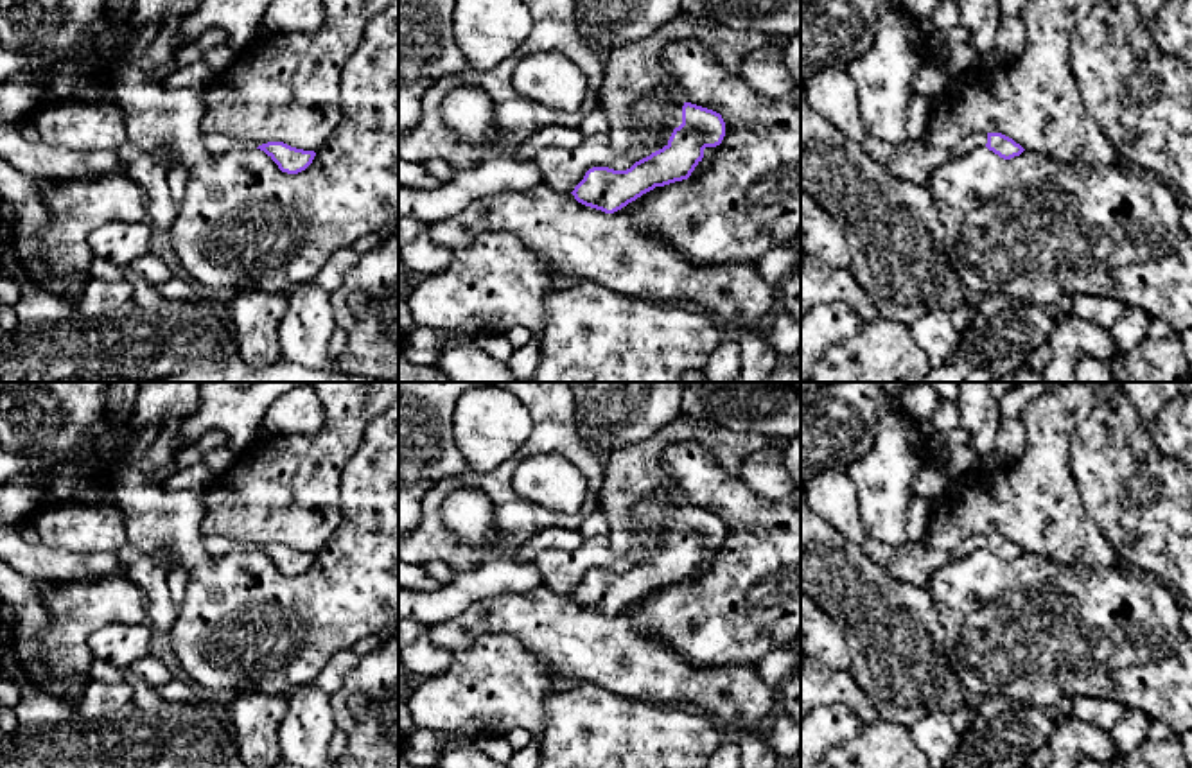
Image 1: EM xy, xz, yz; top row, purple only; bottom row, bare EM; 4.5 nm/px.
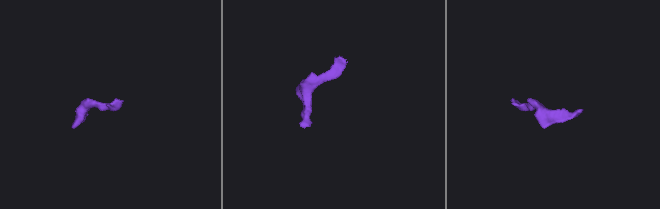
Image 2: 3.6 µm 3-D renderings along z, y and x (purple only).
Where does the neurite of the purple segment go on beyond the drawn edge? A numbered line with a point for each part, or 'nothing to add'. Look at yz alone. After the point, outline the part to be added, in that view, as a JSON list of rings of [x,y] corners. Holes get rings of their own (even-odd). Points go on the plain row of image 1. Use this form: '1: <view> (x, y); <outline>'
1: yz (912, 562); [[[973,535],[951,551],[930,549],[923,542],[910,540],[901,545],[889,545],[874,538],[867,538],[862,549],[878,567],[896,580],[926,587],[937,569],[977,549],[986,549],[986,545],[987,535]]]

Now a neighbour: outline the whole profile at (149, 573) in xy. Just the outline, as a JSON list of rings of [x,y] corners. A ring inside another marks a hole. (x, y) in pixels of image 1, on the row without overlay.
[[[129,542],[117,551],[117,556],[126,571],[124,578],[138,585],[149,599],[151,630],[171,633],[178,617],[178,607],[172,603],[167,587],[167,556],[163,553],[149,556]]]

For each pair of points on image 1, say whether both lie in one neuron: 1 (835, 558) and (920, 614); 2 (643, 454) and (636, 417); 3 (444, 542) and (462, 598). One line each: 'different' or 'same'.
1: same
2: different
3: different

